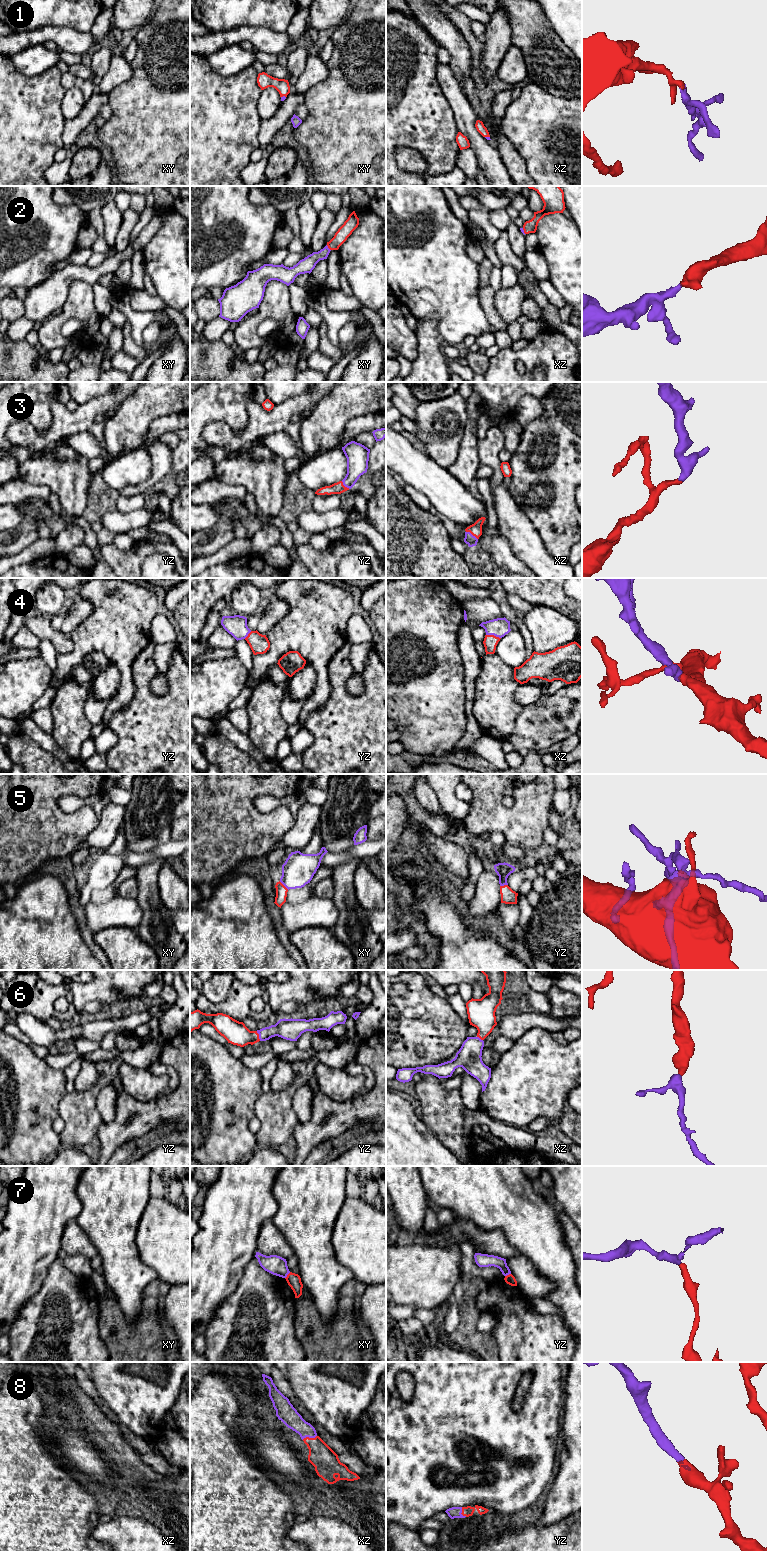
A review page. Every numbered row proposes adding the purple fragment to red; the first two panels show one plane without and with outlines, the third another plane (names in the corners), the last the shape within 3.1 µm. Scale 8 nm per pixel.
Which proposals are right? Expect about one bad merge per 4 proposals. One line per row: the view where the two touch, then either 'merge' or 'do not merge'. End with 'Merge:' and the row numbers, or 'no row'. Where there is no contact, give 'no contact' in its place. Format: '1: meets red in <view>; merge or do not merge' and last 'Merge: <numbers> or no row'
1: meets red in xy; merge
2: meets red in xy; merge
3: meets red in xz; merge
4: meets red in xz; merge
5: meets red in xy; merge
6: meets red in yz; merge
7: meets red in xy; do not merge
8: meets red in xz; merge
Merge: 1, 2, 3, 4, 5, 6, 8

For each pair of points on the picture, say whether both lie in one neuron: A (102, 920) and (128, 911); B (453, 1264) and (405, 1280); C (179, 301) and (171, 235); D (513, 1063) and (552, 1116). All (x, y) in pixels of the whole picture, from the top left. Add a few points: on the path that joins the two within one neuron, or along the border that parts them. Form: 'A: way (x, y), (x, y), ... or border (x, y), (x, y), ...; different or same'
A: way (108, 915), (122, 912); same
B: way (441, 1267), (426, 1275), (417, 1275); same
C: way (178, 285), (171, 276), (171, 251); same
D: way (526, 1076), (543, 1093), (549, 1103); same

